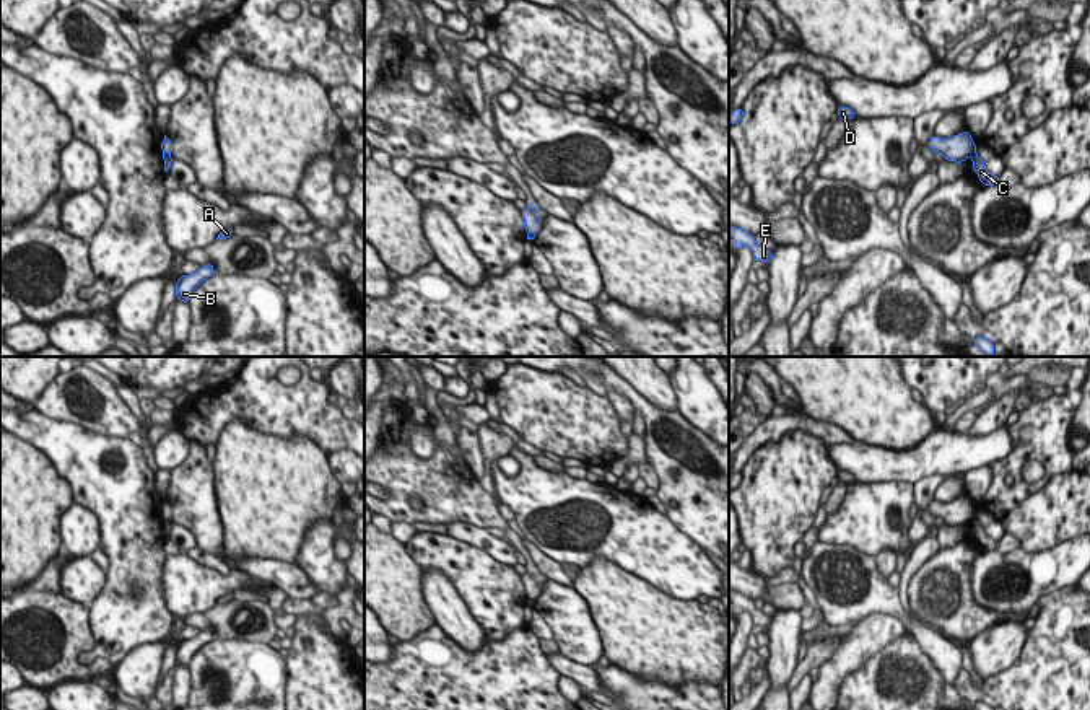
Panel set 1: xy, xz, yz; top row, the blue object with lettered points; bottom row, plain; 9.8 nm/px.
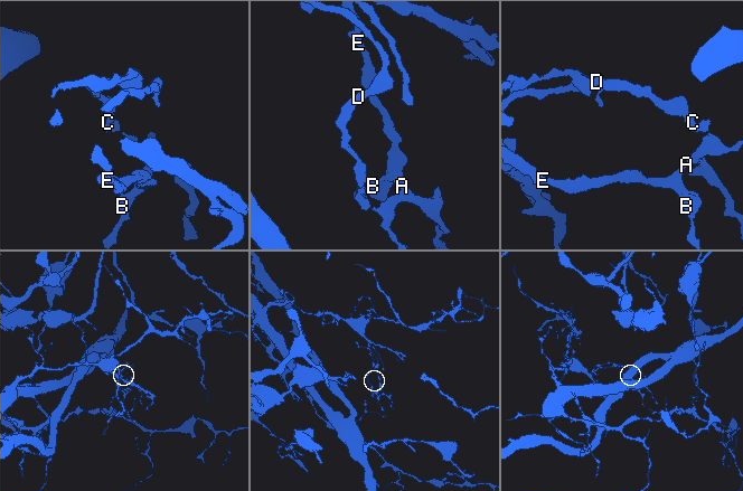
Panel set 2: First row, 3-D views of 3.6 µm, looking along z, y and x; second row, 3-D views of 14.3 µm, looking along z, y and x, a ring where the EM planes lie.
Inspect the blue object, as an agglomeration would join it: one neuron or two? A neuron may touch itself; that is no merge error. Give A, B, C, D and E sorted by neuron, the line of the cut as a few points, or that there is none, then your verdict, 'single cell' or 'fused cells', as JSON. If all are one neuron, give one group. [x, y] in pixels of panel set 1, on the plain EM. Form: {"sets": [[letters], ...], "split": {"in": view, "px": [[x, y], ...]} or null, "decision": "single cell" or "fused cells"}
{"sets": [["A", "B", "C", "E"], ["D"]], "split": {"in": "yz", "px": [[975, 517], [970, 520]]}, "decision": "fused cells"}

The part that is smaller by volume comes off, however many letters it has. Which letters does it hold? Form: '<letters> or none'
D

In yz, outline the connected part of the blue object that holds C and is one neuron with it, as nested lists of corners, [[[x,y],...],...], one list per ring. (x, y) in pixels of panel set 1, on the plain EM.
[[[976,518],[971,519],[971,524],[973,524],[973,534],[978,539],[978,542],[981,544],[981,549],[983,550],[997,550],[1001,541],[994,541],[988,537],[984,526]]]

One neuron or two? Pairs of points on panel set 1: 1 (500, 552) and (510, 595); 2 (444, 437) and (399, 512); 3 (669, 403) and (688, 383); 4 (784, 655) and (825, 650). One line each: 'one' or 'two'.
1: two
2: two
3: two
4: two

